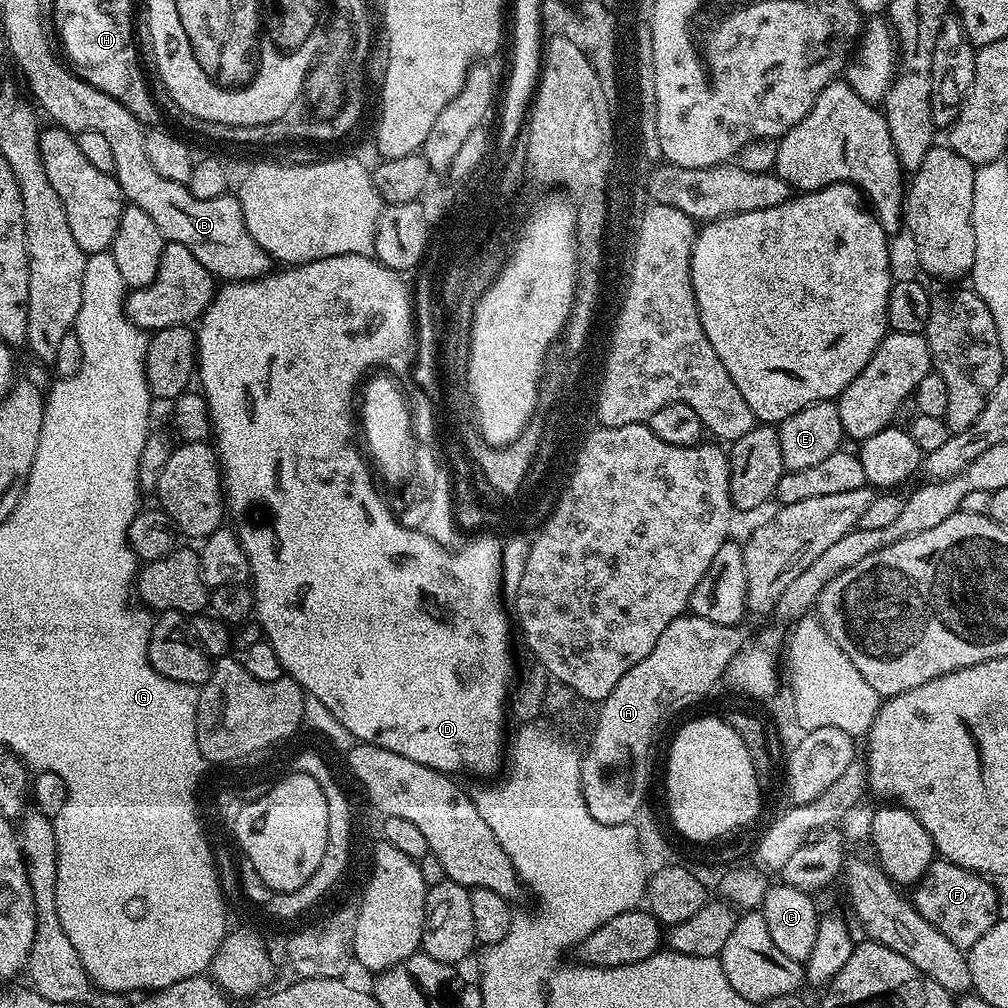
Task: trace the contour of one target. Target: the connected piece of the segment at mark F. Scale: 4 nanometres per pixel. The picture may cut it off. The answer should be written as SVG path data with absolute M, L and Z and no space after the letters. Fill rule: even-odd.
M943 858L933 859L926 874L914 886L910 900L915 908L931 926L940 930L954 944L967 950L1002 919L1000 896L989 877L966 870L954 862Z

